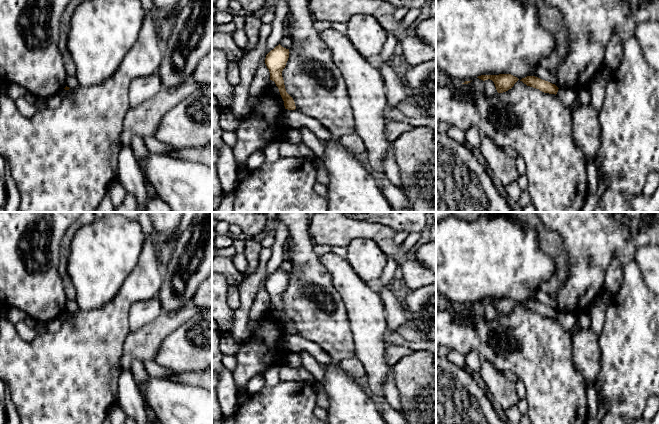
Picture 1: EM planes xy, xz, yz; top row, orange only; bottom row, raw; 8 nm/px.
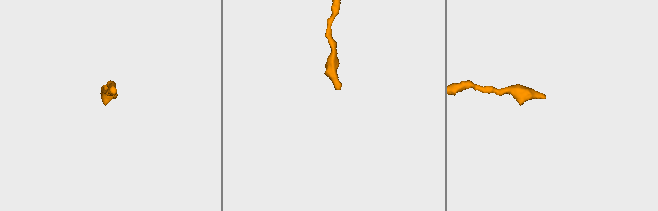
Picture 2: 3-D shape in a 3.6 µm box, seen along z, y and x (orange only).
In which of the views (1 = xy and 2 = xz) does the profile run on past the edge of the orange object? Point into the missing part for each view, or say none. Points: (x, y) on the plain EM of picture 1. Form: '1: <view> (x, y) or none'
1: none
2: none

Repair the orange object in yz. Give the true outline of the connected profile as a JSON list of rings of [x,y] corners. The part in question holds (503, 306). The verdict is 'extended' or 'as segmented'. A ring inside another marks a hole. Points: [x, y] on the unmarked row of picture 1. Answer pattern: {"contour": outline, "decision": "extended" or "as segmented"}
{"contour": [[[499,298],[499,299],[481,299],[477,302],[485,305],[492,304],[495,308],[498,317],[503,317],[511,313],[514,308],[519,304],[517,301],[511,298]]], "decision": "as segmented"}

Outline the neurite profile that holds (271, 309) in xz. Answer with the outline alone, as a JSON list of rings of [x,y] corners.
[[[270,304],[267,311],[270,313],[270,315],[276,320],[276,322],[278,323],[278,325],[281,327],[281,329],[285,332],[284,330],[284,325],[280,319],[279,313],[276,310],[275,306]]]

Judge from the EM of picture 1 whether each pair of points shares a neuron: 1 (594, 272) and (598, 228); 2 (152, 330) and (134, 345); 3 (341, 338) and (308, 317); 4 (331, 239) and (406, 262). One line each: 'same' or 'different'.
1: same
2: same
3: same
4: same

